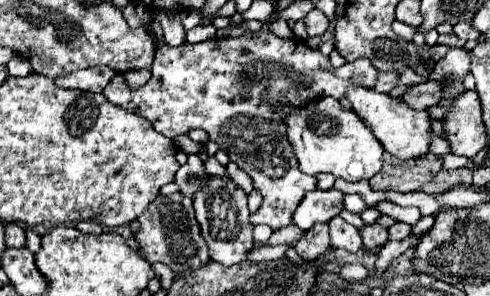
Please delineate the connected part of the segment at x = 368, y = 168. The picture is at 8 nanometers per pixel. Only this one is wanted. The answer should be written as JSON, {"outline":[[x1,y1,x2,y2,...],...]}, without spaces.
{"outline":[[322,96,308,102,306,108,280,106,278,110,284,114,286,134,302,172,312,176,328,172,348,182,372,178,380,172,384,154,382,144,374,138,374,134,370,134,370,130,366,130,366,124,352,110,342,110,334,98]]}

